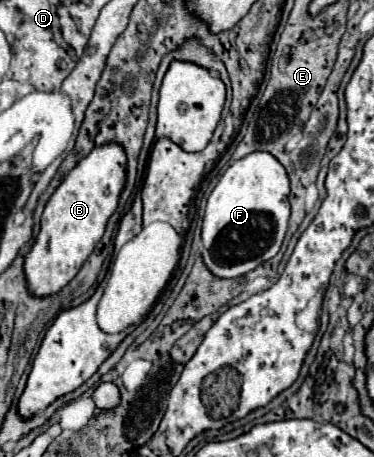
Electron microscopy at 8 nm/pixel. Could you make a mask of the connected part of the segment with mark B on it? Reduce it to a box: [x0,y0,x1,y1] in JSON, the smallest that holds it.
[25,143,127,297]

